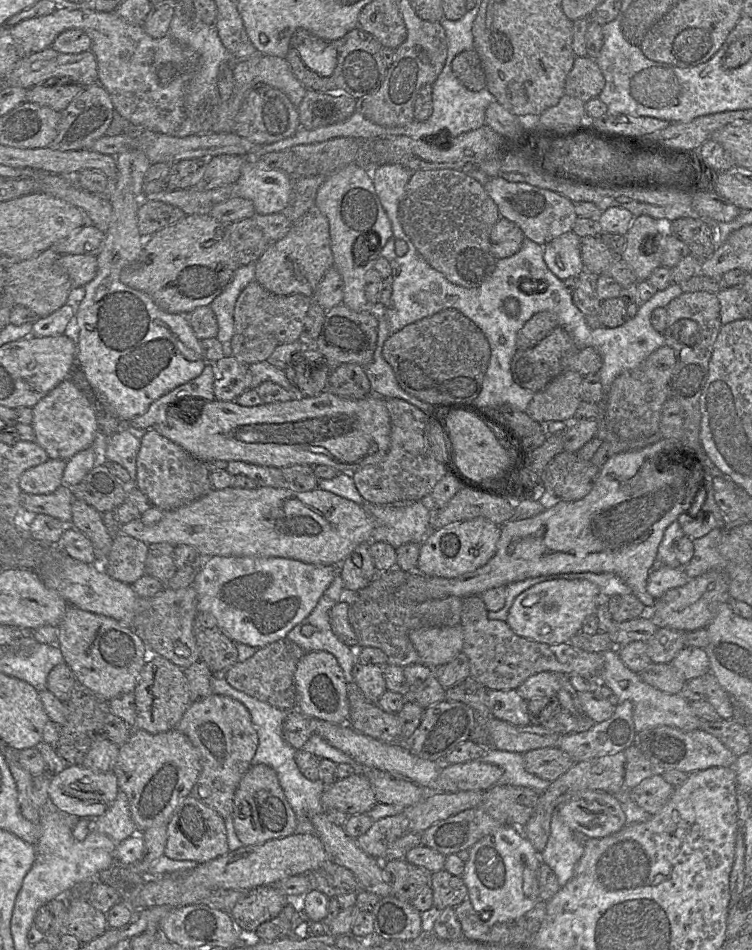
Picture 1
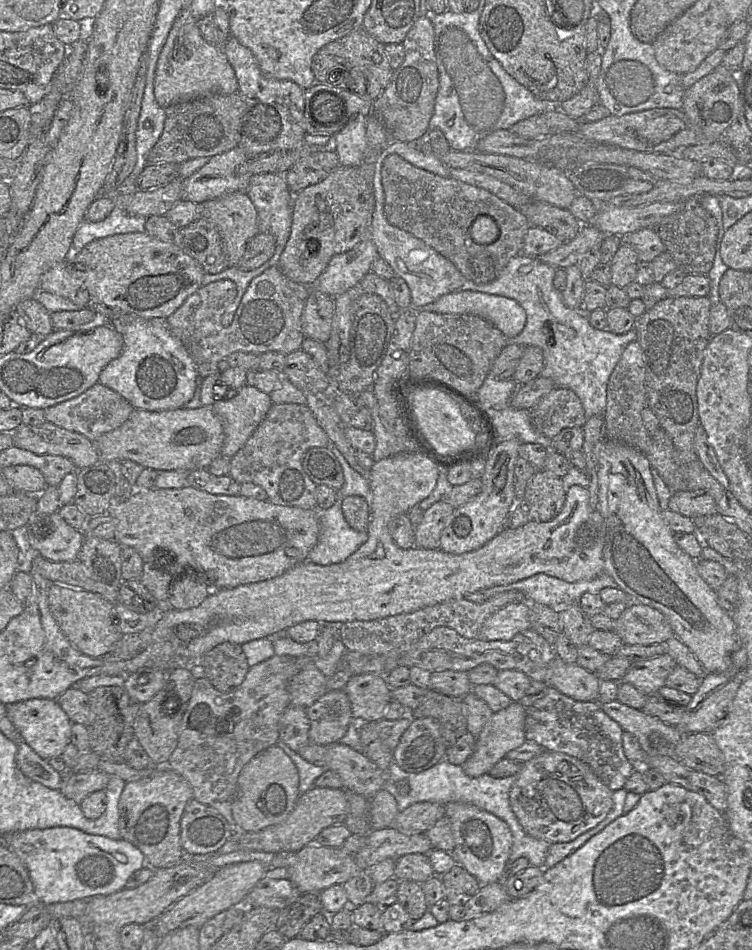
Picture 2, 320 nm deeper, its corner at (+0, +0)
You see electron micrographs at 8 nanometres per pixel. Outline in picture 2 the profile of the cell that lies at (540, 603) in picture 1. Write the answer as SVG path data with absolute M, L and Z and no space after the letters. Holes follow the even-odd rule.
M527 601L509 604L491 615L481 628L479 638L508 641L519 632L530 629L530 608Z

